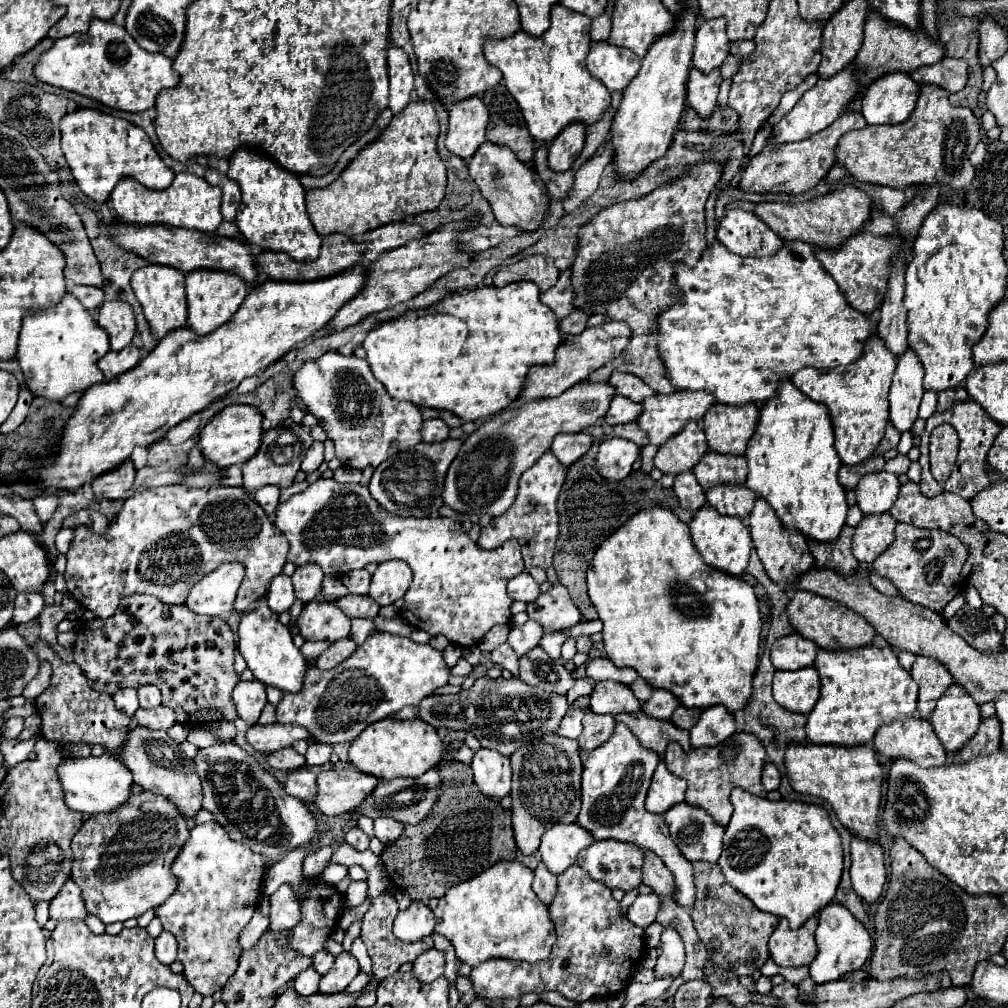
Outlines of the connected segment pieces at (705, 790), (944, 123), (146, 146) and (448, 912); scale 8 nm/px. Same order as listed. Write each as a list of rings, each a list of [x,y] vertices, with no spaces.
[[[736,732],[724,744],[718,744],[718,746],[712,746],[712,748],[708,748],[708,746],[692,748],[690,752],[684,752],[680,748],[680,744],[672,742],[672,744],[668,744],[668,748],[666,748],[664,756],[662,756],[668,770],[672,774],[676,774],[678,778],[684,778],[688,782],[686,802],[704,808],[722,826],[726,826],[730,816],[732,816],[732,804],[728,800],[732,788],[740,786],[740,788],[748,790],[750,794],[766,796],[764,794],[766,790],[764,790],[764,786],[760,782],[764,758],[766,758],[764,746],[760,744],[760,740],[756,736],[752,736],[748,732]]]
[[[922,84],[914,112],[906,122],[890,126],[864,126],[862,130],[846,132],[836,148],[836,162],[844,164],[856,180],[884,184],[890,188],[906,188],[912,184],[944,184],[950,188],[964,188],[974,180],[974,168],[968,162],[968,156],[978,140],[980,128],[974,112],[968,106],[952,104],[944,88],[936,84]]]
[[[78,108],[64,116],[60,122],[62,152],[72,170],[72,176],[80,190],[96,202],[106,202],[116,182],[124,176],[138,180],[152,190],[164,190],[170,186],[174,172],[162,162],[148,134],[122,118],[104,114],[94,108]]]
[[[500,860],[492,868],[484,870],[480,876],[472,880],[464,880],[454,884],[440,900],[434,910],[438,916],[436,932],[446,936],[452,946],[456,948],[456,958],[470,966],[478,966],[488,958],[512,958],[512,960],[526,960],[526,962],[540,962],[546,960],[550,954],[552,944],[556,942],[554,924],[548,916],[548,906],[542,904],[532,890],[534,872],[526,868],[518,860]]]

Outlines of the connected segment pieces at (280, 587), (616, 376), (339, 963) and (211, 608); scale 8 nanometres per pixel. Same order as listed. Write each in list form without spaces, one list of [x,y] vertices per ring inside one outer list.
[[[278,574],[272,578],[270,586],[268,586],[268,592],[266,592],[266,598],[268,598],[268,606],[274,610],[274,612],[284,612],[284,610],[290,610],[292,602],[294,602],[294,588],[292,588],[292,582],[290,582],[290,576],[286,574]]]
[[[614,372],[610,376],[610,382],[612,382],[612,388],[616,390],[616,394],[622,394],[622,396],[628,396],[630,400],[634,402],[640,402],[648,396],[654,394],[654,390],[650,386],[646,386],[638,376],[634,374],[624,374],[624,372]]]
[[[342,952],[336,956],[334,966],[330,968],[328,974],[322,976],[320,980],[320,992],[322,994],[336,994],[344,992],[346,986],[352,982],[352,978],[360,972],[358,960],[350,952]]]
[[[228,562],[206,574],[188,594],[186,606],[196,614],[226,616],[232,612],[236,592],[244,578],[244,564]]]

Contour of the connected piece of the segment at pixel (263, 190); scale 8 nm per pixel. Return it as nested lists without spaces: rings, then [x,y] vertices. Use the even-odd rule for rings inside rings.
[[[240,146],[230,156],[228,176],[240,184],[242,200],[236,212],[236,226],[244,234],[250,244],[260,246],[262,250],[276,250],[286,252],[294,260],[316,260],[320,254],[322,236],[314,230],[306,204],[304,204],[304,186],[300,184],[298,176],[280,168],[276,160],[262,154],[256,148]]]

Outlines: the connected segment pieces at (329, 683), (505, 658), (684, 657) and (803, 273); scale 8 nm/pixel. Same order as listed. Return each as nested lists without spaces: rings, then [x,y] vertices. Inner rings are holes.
[[[374,632],[358,646],[358,652],[336,668],[318,670],[314,664],[308,666],[304,688],[296,694],[282,694],[276,706],[276,722],[304,726],[314,742],[352,742],[368,724],[388,718],[404,706],[420,704],[424,696],[446,686],[448,678],[450,668],[440,650],[390,632]]]
[[[500,644],[490,652],[490,660],[494,664],[500,664],[502,668],[510,670],[512,676],[518,676],[518,656],[508,644]]]
[[[652,506],[652,508],[646,508],[644,512],[638,512],[636,516],[632,516],[632,520],[626,520],[616,532],[612,532],[612,536],[608,536],[596,548],[594,558],[588,564],[586,580],[588,580],[588,596],[590,596],[592,604],[596,606],[600,620],[604,622],[604,630],[602,630],[604,650],[616,666],[634,668],[654,688],[664,688],[664,690],[672,692],[688,708],[710,708],[714,704],[722,704],[728,708],[728,712],[736,712],[746,704],[746,700],[750,698],[750,690],[752,690],[752,674],[756,672],[756,666],[758,666],[760,630],[762,630],[762,620],[760,620],[760,610],[758,610],[758,600],[756,600],[754,588],[738,576],[704,566],[698,550],[692,544],[688,524],[682,522],[678,516],[674,516],[672,510],[662,508],[662,506]]]
[[[718,240],[708,246],[698,264],[694,268],[690,268],[684,262],[676,262],[674,264],[674,284],[680,292],[680,298],[674,300],[664,312],[658,314],[656,324],[658,324],[658,354],[666,366],[666,376],[672,382],[672,386],[676,388],[688,388],[688,390],[706,390],[712,392],[712,396],[716,396],[716,400],[720,400],[722,404],[730,404],[730,406],[740,406],[746,402],[754,402],[760,404],[768,398],[774,396],[776,392],[776,384],[782,378],[790,378],[796,370],[804,368],[804,366],[814,366],[814,368],[836,368],[840,364],[850,364],[856,360],[856,356],[862,354],[864,342],[870,336],[872,328],[874,328],[874,316],[866,316],[860,314],[858,310],[854,310],[846,298],[840,294],[838,284],[832,280],[832,276],[828,276],[822,268],[820,262],[814,258],[814,252],[810,252],[810,244],[808,242],[786,242],[780,252],[772,254],[772,256],[736,256],[732,252],[728,252],[728,248],[724,248],[724,244],[720,244]]]

